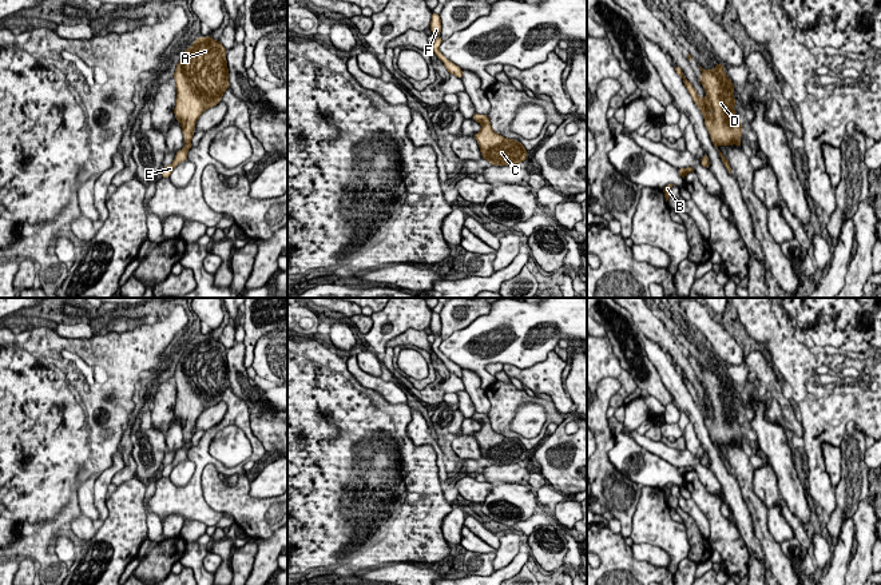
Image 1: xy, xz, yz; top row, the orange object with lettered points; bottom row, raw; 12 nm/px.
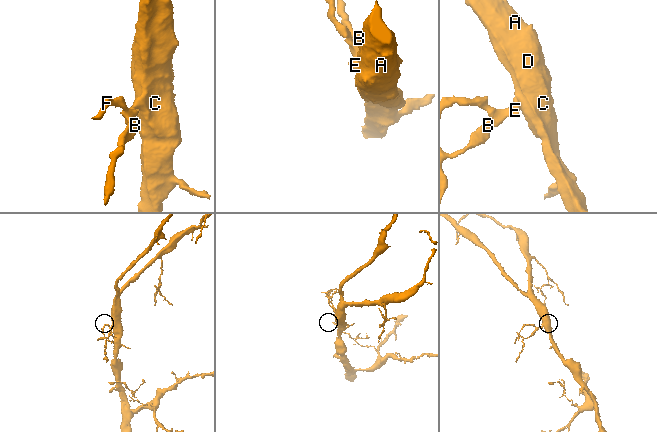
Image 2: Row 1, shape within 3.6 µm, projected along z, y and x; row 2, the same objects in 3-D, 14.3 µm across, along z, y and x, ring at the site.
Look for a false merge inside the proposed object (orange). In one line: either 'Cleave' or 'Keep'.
Keep

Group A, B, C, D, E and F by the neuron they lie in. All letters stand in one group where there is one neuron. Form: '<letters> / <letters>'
A B C D E F

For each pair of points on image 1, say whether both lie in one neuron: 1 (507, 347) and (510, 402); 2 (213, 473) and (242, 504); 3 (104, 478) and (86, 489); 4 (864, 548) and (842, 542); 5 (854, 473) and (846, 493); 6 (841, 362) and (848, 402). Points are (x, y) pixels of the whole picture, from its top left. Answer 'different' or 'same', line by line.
1: different
2: same
3: different
4: different
5: same
6: same

